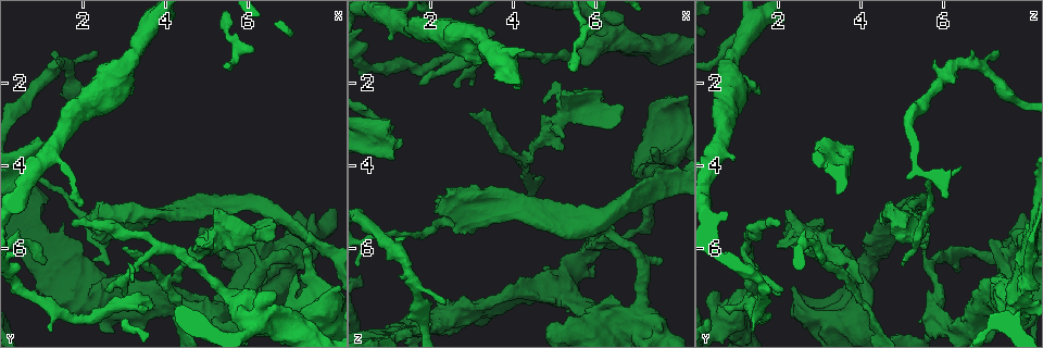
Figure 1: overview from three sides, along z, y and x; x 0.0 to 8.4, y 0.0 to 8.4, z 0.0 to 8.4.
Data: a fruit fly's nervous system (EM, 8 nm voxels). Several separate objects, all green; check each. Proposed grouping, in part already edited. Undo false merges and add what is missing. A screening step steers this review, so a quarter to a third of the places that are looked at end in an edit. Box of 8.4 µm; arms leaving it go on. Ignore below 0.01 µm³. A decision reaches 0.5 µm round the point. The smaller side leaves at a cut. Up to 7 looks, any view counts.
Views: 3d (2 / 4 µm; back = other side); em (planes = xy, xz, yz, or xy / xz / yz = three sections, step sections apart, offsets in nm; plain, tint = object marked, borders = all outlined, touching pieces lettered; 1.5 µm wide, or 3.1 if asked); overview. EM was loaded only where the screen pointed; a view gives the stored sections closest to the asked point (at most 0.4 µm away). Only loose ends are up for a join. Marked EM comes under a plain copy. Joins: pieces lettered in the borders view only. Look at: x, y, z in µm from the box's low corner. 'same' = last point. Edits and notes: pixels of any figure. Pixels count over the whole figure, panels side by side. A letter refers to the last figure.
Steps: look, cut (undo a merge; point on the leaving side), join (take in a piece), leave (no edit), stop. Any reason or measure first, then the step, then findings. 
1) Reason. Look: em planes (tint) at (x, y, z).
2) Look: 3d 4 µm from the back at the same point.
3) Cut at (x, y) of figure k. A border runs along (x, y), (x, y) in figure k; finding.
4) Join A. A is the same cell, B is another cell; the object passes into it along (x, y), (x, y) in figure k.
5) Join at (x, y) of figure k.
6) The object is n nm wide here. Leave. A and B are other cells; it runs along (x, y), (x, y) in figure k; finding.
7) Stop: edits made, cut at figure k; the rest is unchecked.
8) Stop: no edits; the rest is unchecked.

Thin end. Look: em xz step 4 (borders) at (5.00, 5.95, 1.95).

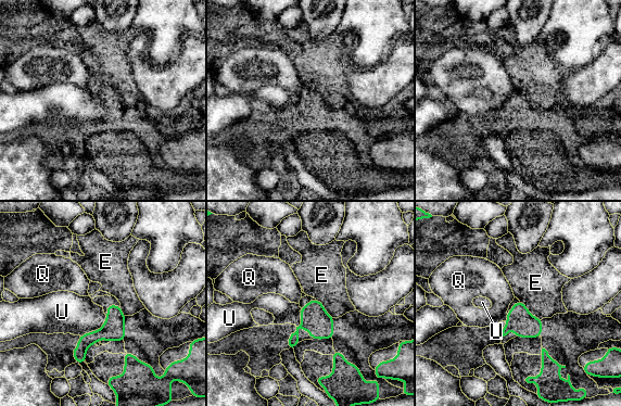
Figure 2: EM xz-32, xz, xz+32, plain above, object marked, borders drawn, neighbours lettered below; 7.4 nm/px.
The object is 100 nm wide here. Leave. E, Q and U are other cells; a border runs along (519, 300), (532, 316), (541, 319) in figure 2; no lettered piece goes on from it.

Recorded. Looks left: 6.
Thick end. Look: em planes (borders) at (4.70, 7.75, 6.40).

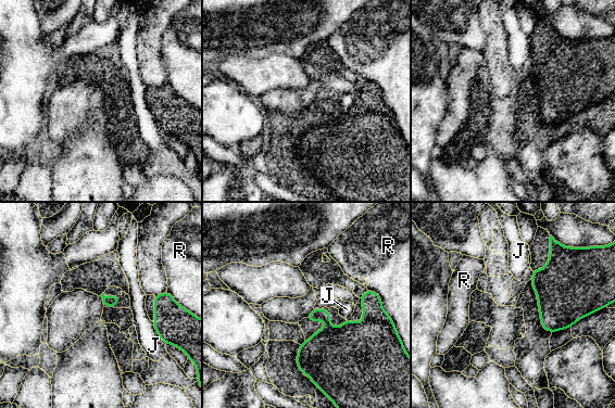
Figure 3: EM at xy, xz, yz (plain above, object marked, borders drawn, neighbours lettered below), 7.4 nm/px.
Leave. J and R are other cells; it runs along (367, 295), (365, 321), (304, 370) in figure 3; no lettered piece goes on from it.

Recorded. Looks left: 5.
Tapers out. Look: em yz step 4 (tint) at (2.95, 6.00, 2.75).

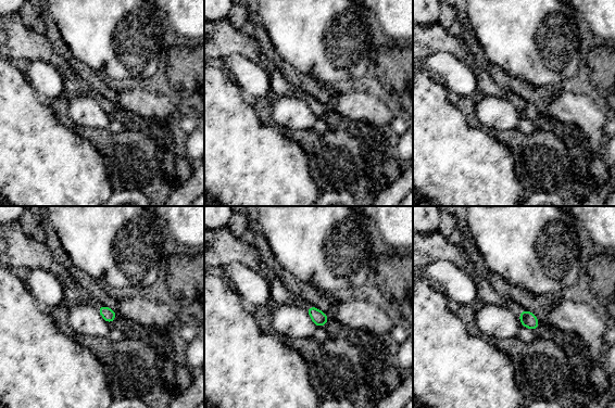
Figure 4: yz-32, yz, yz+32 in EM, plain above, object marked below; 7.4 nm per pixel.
Look: em planes (borders) at the same point.

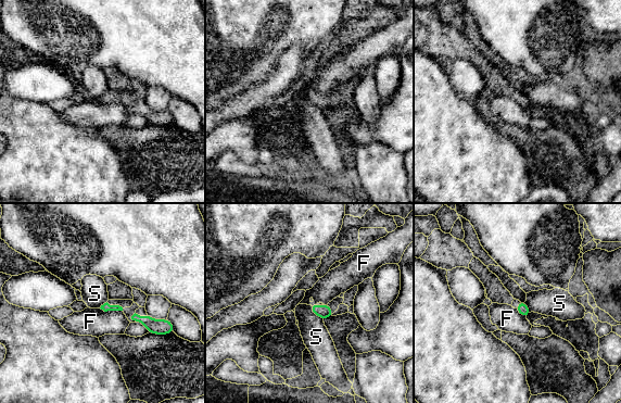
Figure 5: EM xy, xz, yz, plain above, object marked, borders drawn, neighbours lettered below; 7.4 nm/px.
Leave. F and S are other cells; a border runs along (308, 305), (322, 319) in figure 5; none of them fits.

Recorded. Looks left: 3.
Stop: no edits; the rest is unchecked.

